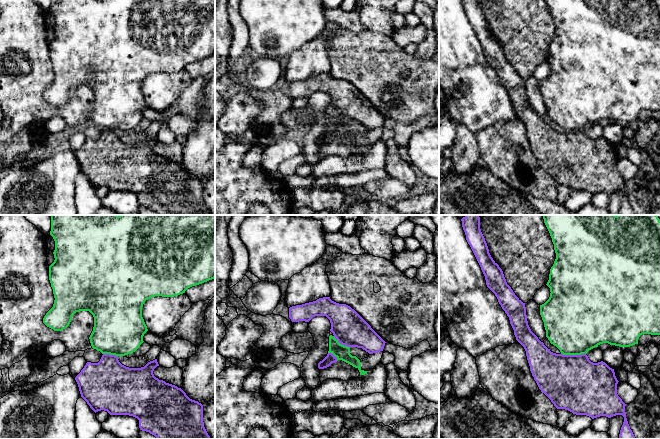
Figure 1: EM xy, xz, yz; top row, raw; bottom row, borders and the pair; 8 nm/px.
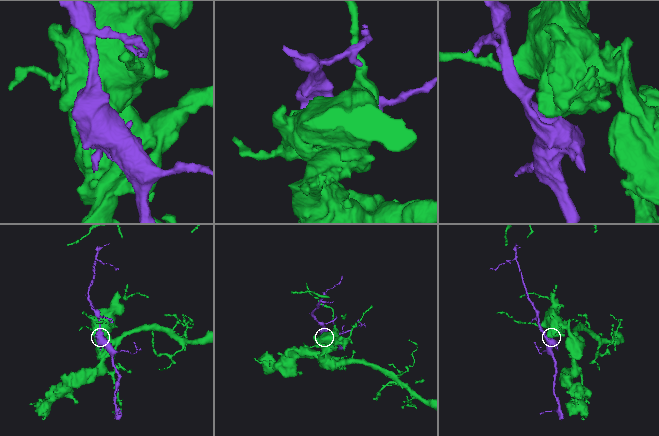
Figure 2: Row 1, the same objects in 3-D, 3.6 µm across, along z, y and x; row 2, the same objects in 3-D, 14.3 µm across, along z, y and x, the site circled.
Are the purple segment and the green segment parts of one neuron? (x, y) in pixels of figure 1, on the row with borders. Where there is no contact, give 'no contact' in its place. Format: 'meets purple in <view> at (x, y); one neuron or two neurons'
meets purple in yz at (573, 355); two neurons

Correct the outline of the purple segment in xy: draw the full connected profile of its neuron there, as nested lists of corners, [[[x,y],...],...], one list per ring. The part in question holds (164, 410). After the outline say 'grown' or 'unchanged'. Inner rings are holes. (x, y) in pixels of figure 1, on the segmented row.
[[[103,354],[98,363],[87,362],[75,380],[81,397],[95,413],[104,410],[110,415],[133,416],[139,420],[140,430],[149,432],[157,439],[210,439],[204,427],[203,405],[190,399],[181,388],[156,378],[153,371],[157,366],[159,364],[155,359],[144,367],[129,368],[122,365],[117,356]]]; unchanged

